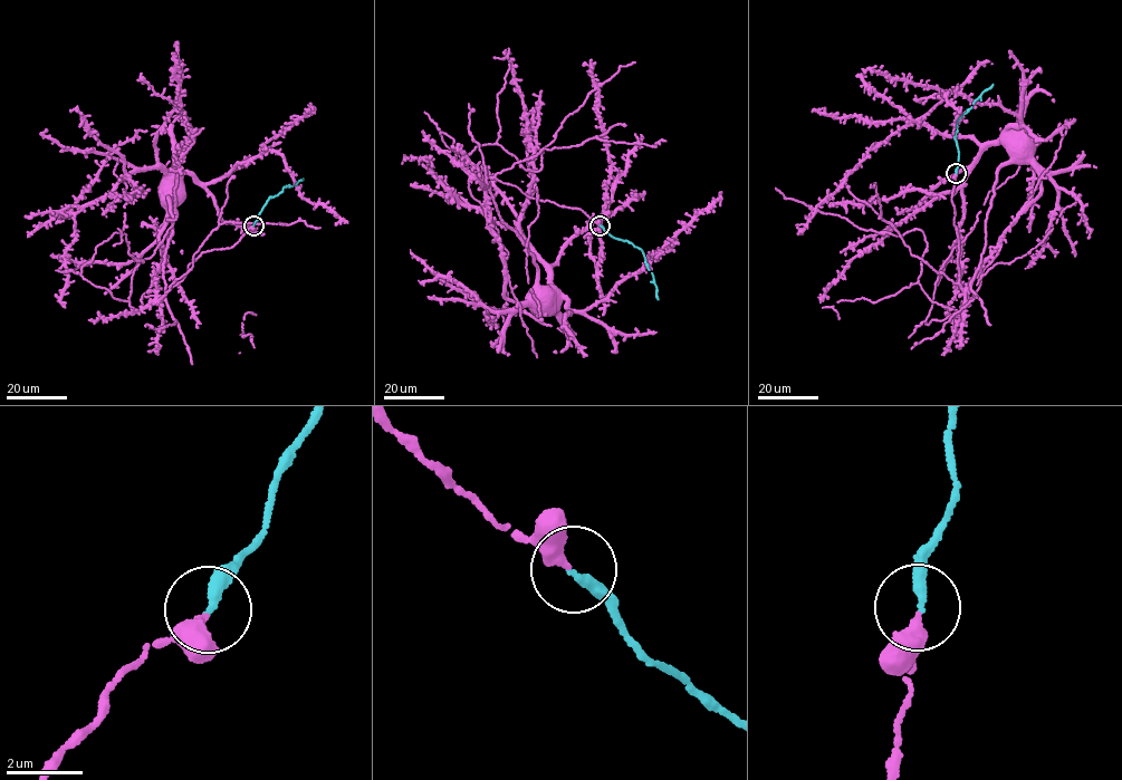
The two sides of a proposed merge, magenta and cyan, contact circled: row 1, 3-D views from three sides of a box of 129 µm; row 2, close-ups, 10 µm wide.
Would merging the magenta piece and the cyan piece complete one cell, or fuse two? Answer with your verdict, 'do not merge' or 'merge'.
merge

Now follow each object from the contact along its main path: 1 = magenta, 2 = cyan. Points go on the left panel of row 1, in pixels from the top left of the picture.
1: (253, 225), (233, 247), (201, 252), (159, 300), (172, 233), (165, 194), (170, 190)
2: (253, 224), (271, 196), (303, 177)

